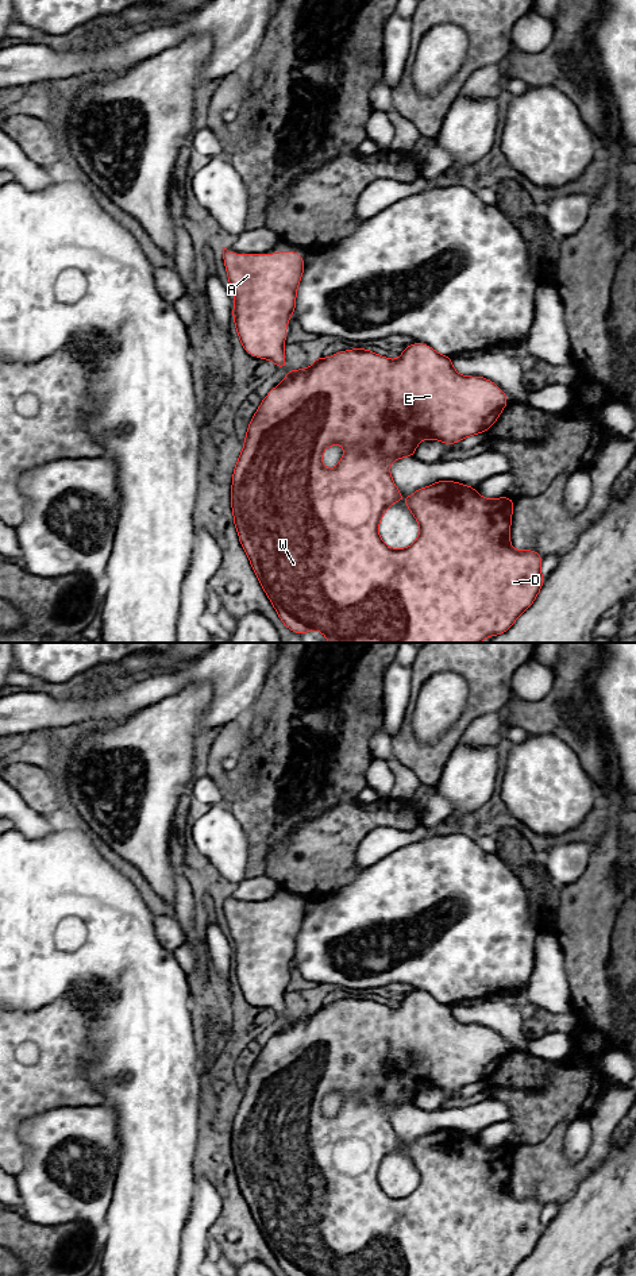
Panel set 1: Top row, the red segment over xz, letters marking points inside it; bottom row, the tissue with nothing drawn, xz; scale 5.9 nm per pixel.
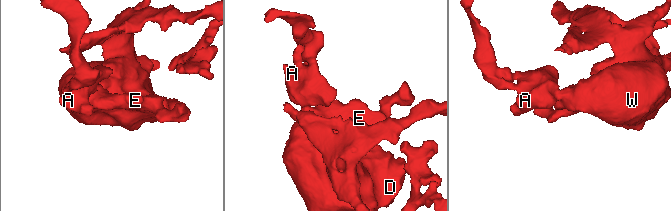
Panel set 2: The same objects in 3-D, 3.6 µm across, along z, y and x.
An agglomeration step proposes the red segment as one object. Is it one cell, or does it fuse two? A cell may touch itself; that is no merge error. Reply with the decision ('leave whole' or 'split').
leave whole

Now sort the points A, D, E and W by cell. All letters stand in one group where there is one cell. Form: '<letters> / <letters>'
A D E W

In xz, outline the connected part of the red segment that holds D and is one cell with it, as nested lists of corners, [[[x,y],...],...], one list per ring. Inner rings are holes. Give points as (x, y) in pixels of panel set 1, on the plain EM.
[[[423,991],[405,995],[398,1009],[362,996],[339,999],[328,1007],[317,1003],[311,1015],[293,1017],[280,1033],[271,1037],[248,1072],[247,1084],[243,1088],[244,1095],[234,1118],[231,1154],[240,1192],[286,1276],[510,1276],[513,1273],[517,1265],[533,1252],[544,1231],[540,1222],[543,1204],[533,1198],[514,1199],[510,1194],[509,1180],[514,1148],[509,1145],[485,1148],[475,1136],[459,1130],[438,1129],[405,1146],[405,1153],[420,1173],[419,1187],[410,1195],[402,1198],[389,1196],[377,1180],[386,1156],[402,1146],[389,1121],[390,1110],[415,1105],[421,1087],[435,1087],[454,1094],[460,1087],[487,1080],[506,1053],[506,1042],[494,1030],[483,1025],[458,1022],[450,1005],[440,1003]],[[331,1092],[343,1092],[346,1100],[335,1117],[327,1118],[321,1111],[321,1102]]]

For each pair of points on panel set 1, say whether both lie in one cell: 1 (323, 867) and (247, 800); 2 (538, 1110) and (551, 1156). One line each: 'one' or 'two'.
1: two
2: two

